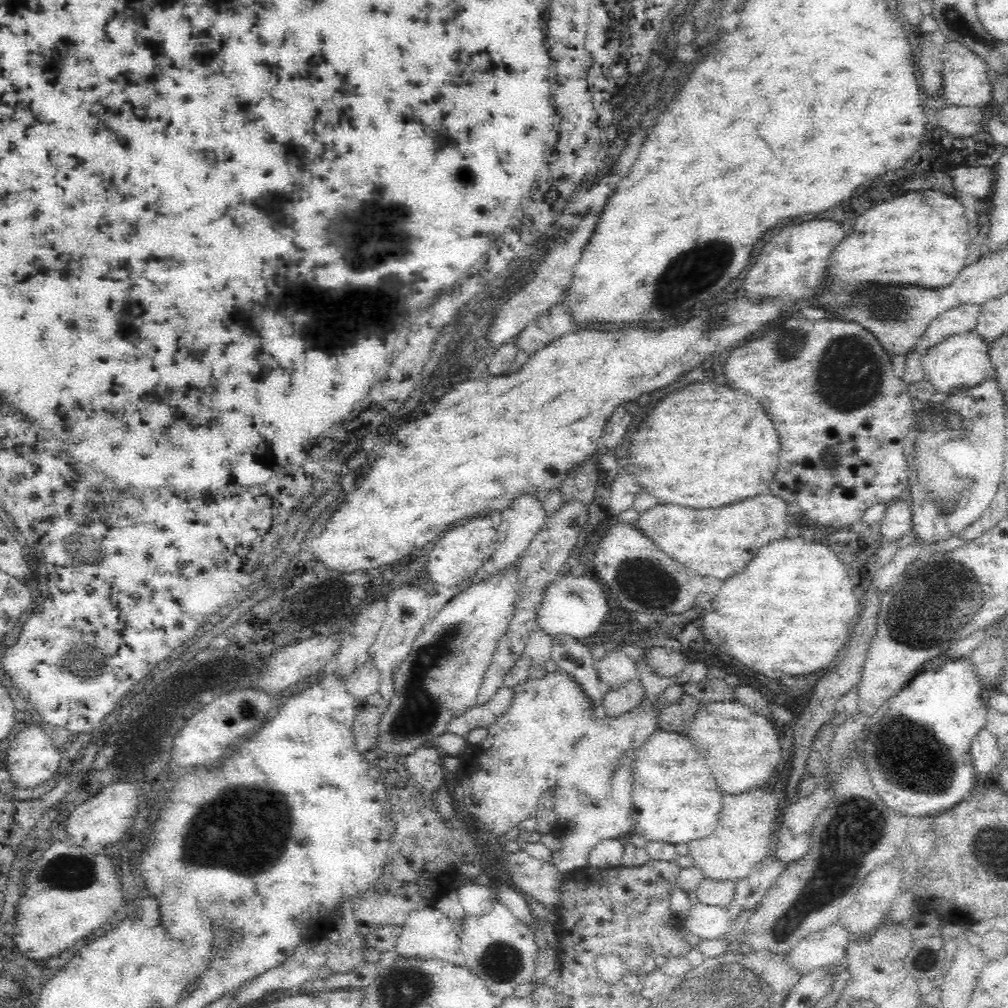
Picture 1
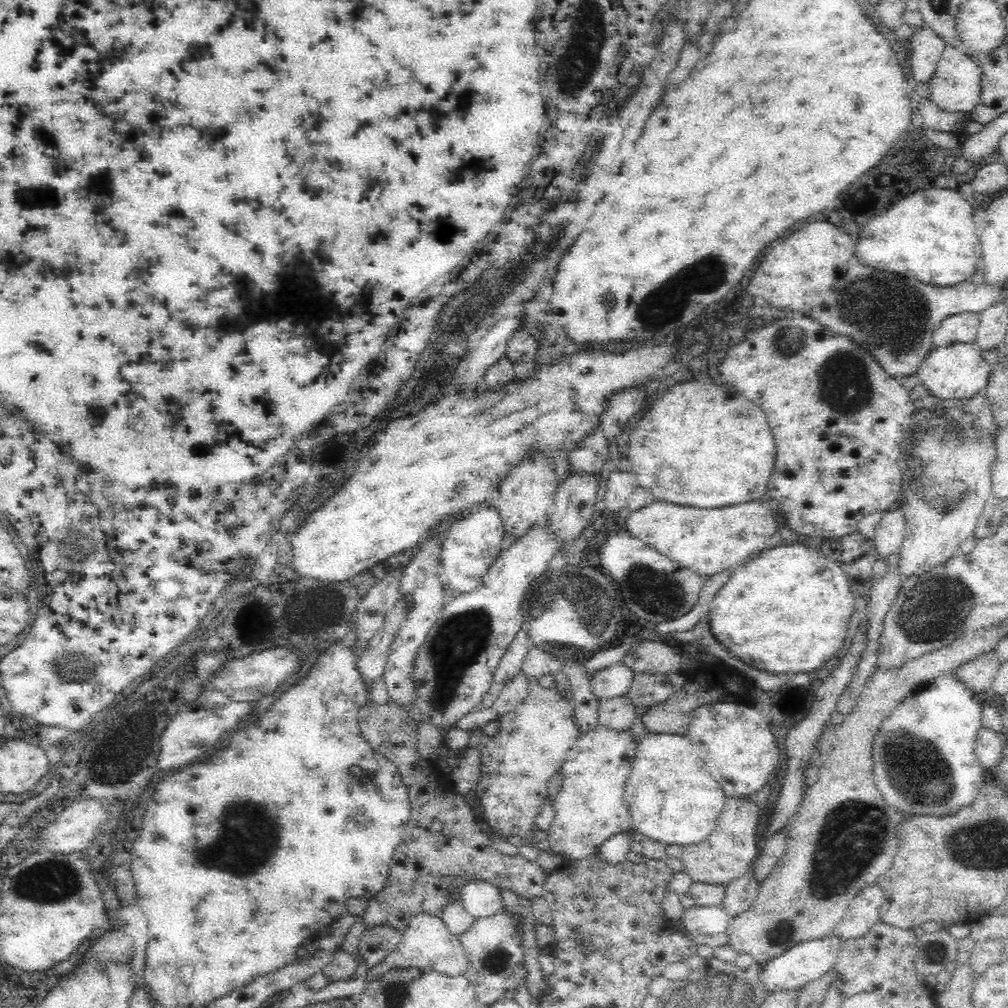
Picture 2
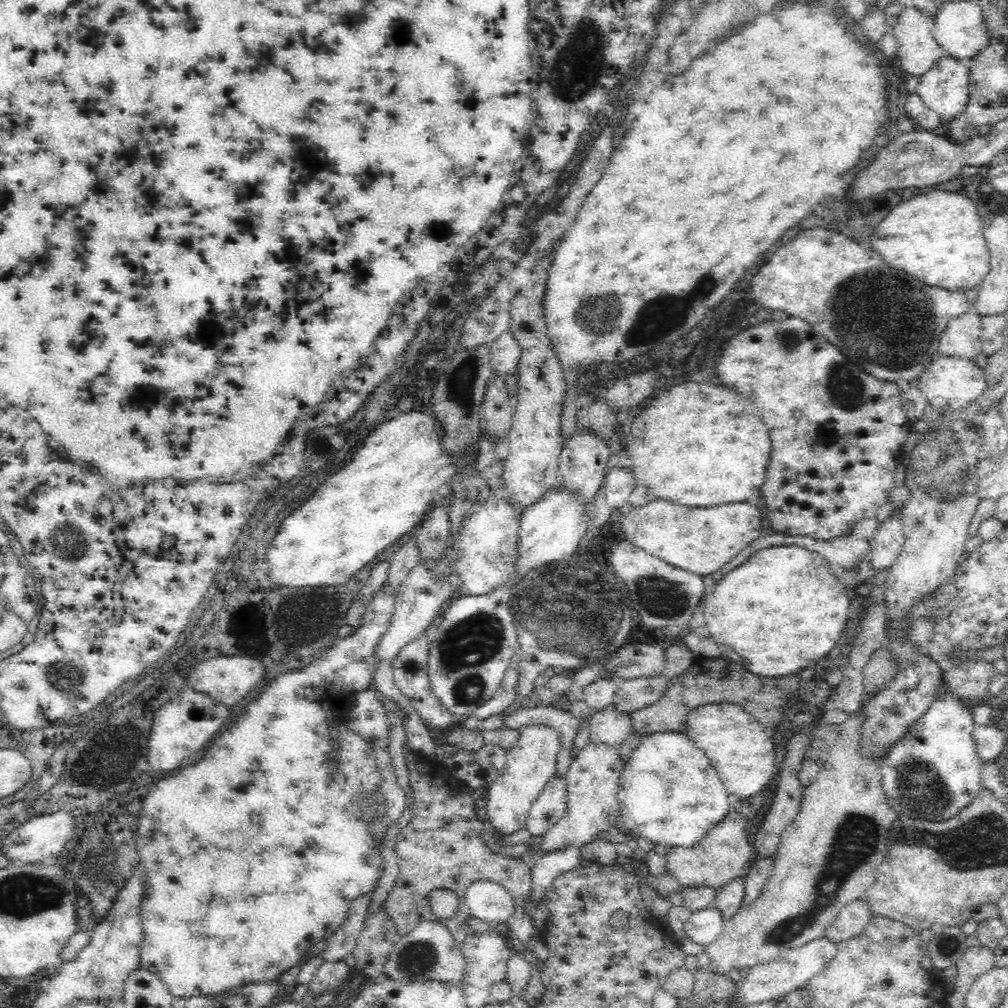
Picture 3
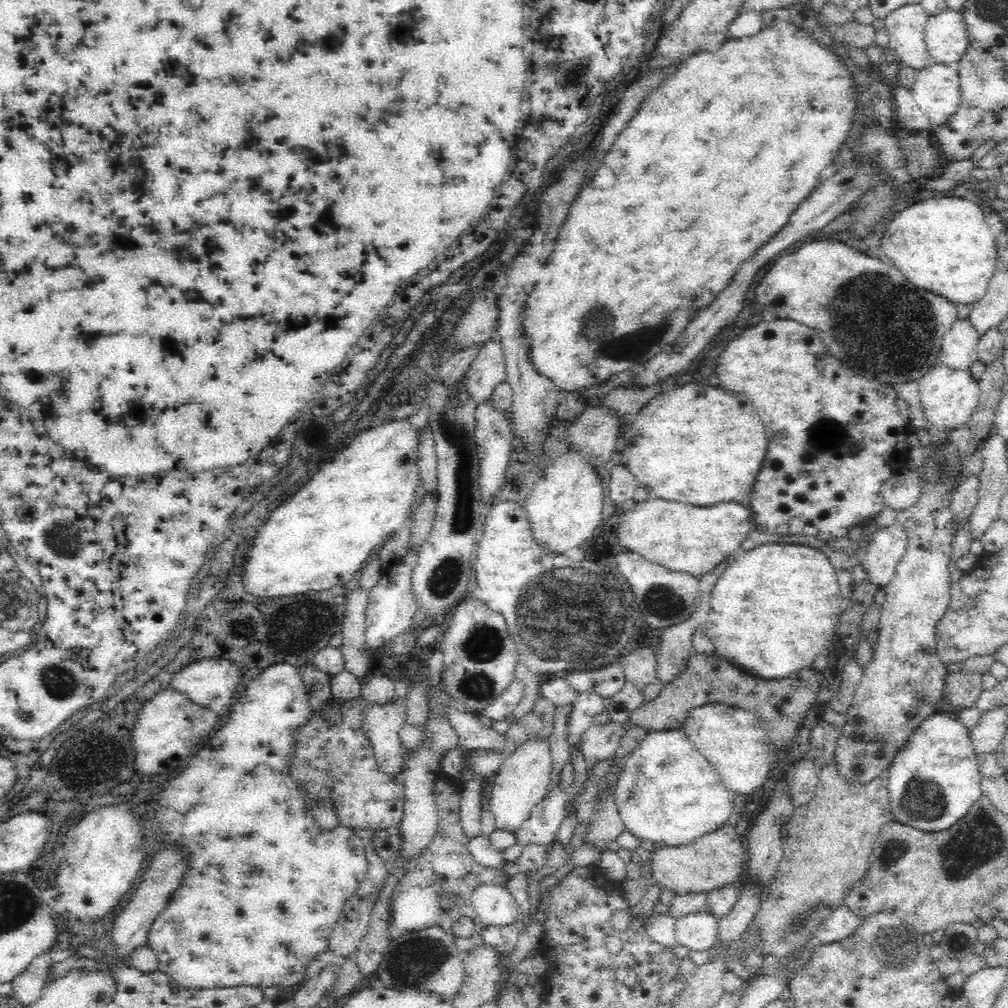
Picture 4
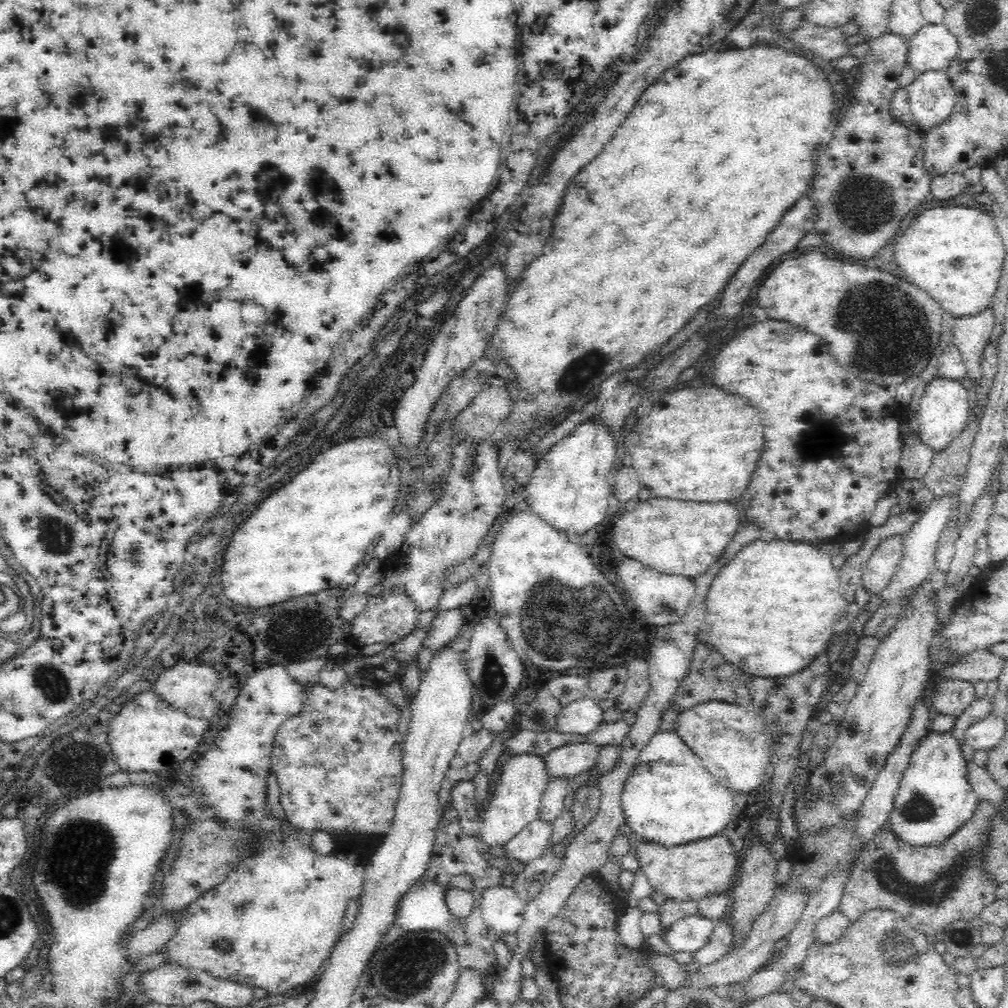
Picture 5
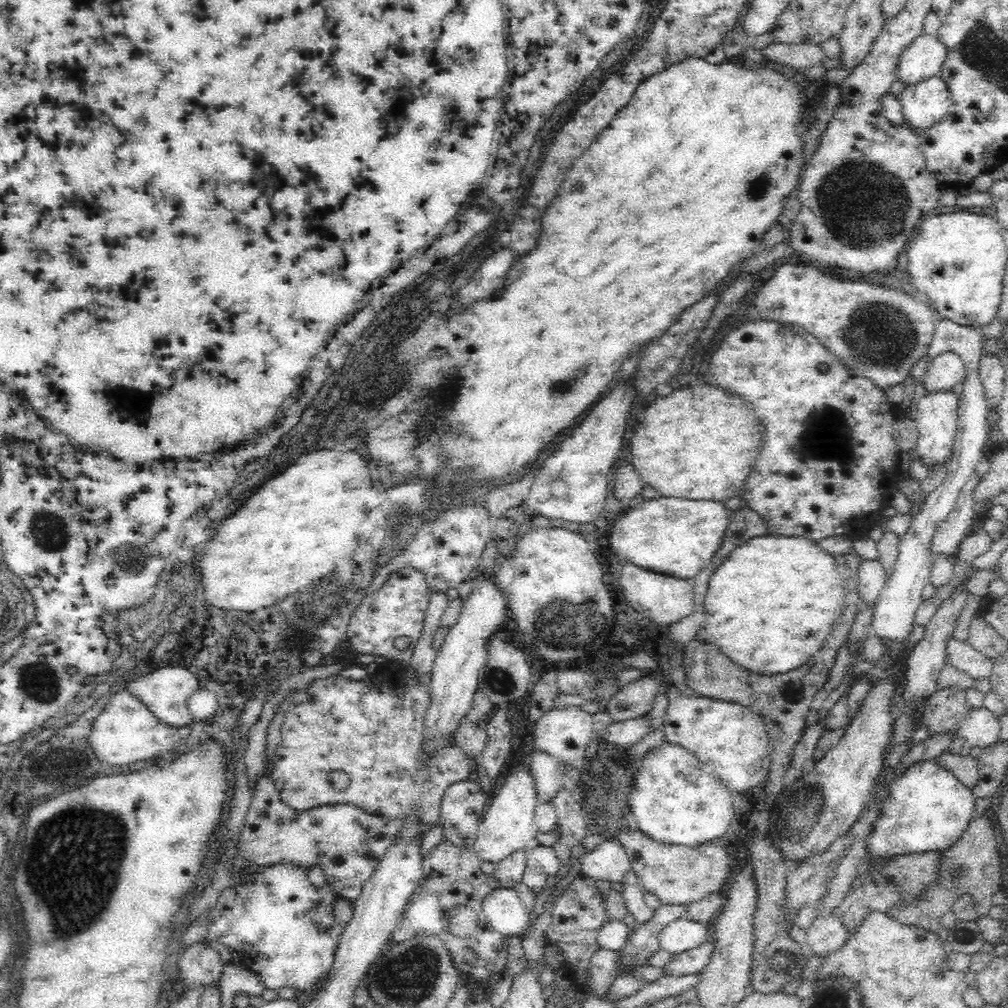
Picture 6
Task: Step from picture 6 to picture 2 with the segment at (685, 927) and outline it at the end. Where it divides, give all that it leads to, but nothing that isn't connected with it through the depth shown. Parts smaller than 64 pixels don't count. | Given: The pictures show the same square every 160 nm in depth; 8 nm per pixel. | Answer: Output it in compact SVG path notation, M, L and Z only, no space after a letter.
M693 906L685 909L682 920L683 926L695 934L696 945L708 944L715 948L728 943L726 930L731 917L723 906Z

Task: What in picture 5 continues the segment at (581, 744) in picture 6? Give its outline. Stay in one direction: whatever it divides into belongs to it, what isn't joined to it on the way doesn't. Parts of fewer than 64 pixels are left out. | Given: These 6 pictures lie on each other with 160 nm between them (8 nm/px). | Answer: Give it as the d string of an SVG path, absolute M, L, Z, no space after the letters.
M589 694L562 708L556 716L557 731L583 738L603 723L603 712L598 700Z

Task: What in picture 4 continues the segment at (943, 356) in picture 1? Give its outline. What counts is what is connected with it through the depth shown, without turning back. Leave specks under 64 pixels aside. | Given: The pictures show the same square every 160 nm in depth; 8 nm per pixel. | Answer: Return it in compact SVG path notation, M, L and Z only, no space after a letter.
M938 362L917 381L922 410L926 415L927 424L934 430L953 431L957 426L963 425L977 407L980 385L969 370L955 369Z

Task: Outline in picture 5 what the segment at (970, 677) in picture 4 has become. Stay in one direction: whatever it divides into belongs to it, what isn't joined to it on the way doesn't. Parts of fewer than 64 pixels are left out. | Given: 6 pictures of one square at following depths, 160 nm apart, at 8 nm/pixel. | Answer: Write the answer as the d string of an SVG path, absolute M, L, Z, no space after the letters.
M956 679L942 680L932 694L932 706L942 715L959 716L975 699L974 683Z

